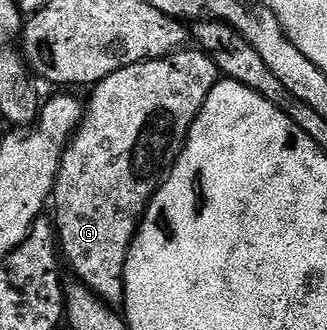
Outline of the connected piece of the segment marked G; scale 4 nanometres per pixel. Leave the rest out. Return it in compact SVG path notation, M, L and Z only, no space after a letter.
M186 49L162 59L127 65L127 69L119 69L119 73L99 81L88 92L89 103L87 99L81 123L61 155L51 207L57 210L55 230L67 267L69 262L70 269L77 274L74 276L110 305L120 304L125 298L125 262L133 235L153 194L165 182L165 176L185 148L189 126L197 120L207 93L211 93L217 82L219 72L215 61L200 49Z

